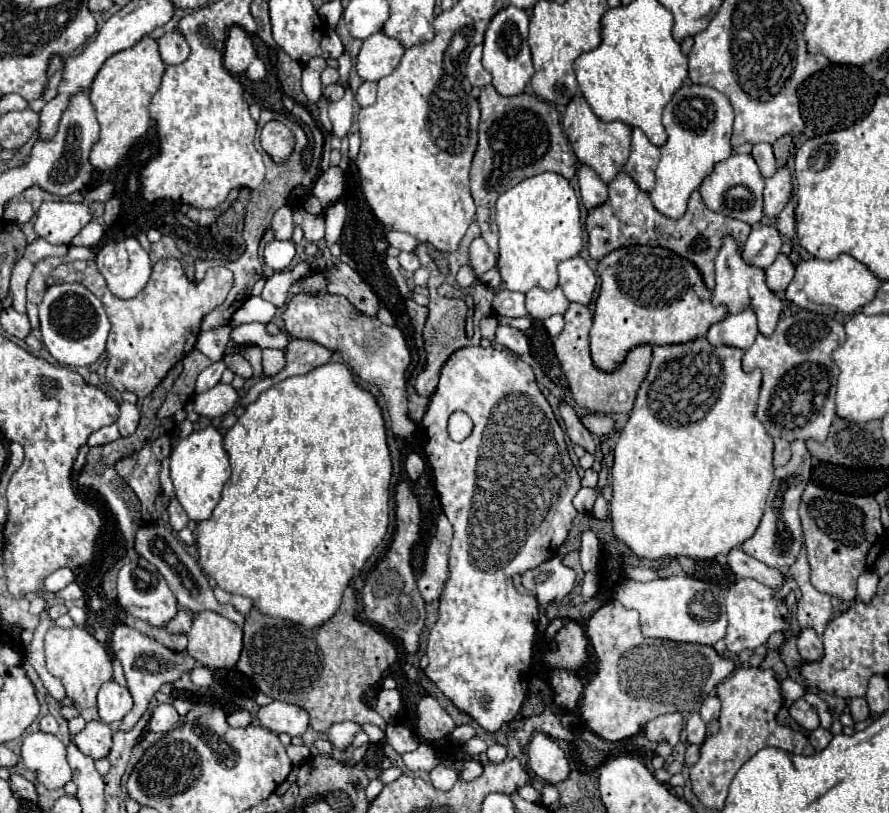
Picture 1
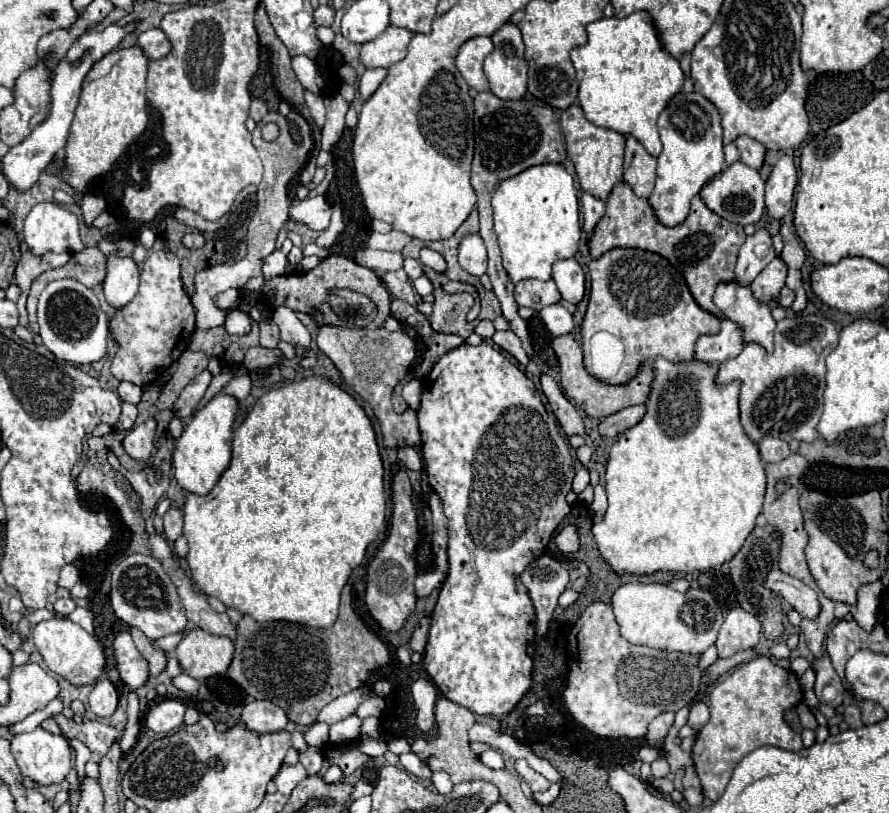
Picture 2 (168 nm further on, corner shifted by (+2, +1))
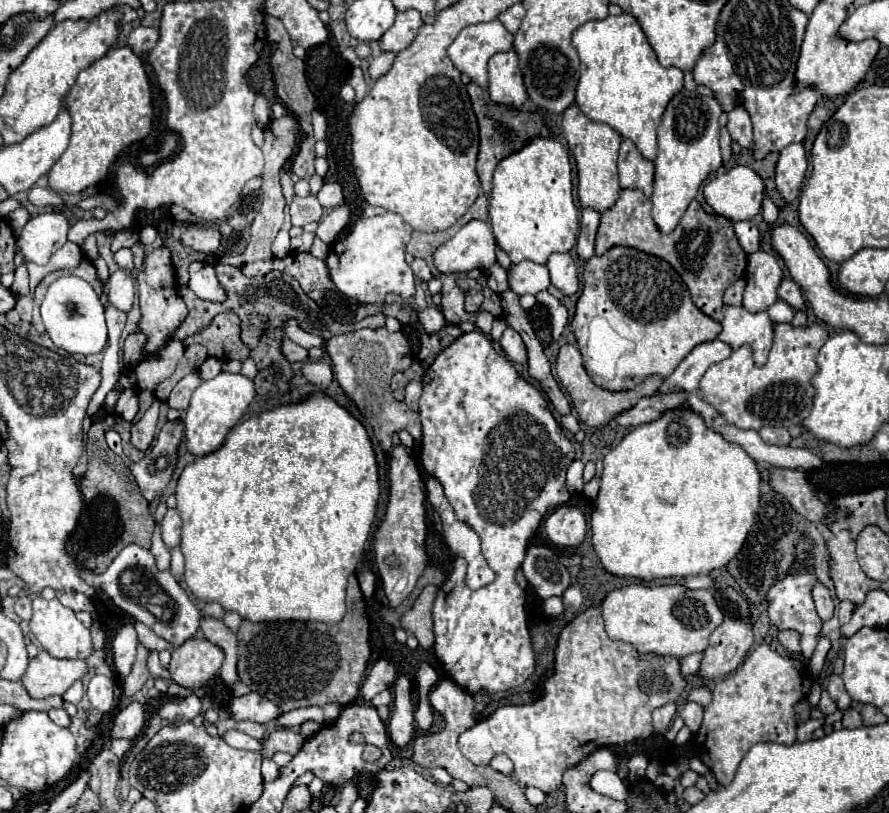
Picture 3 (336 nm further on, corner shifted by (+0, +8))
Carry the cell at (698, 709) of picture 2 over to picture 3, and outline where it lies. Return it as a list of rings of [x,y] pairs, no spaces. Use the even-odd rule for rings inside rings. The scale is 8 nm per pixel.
[[[688,702],[688,704],[684,706],[684,710],[682,710],[680,716],[682,716],[684,724],[692,730],[692,734],[698,732],[700,722],[702,722],[702,714],[704,714],[704,708],[702,708],[700,704],[696,704],[696,702]]]

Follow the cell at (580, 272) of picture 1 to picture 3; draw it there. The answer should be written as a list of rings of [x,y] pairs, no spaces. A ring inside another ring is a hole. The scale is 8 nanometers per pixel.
[[[552,254],[546,262],[552,278],[552,286],[556,286],[566,296],[576,294],[580,288],[578,266],[570,254]]]

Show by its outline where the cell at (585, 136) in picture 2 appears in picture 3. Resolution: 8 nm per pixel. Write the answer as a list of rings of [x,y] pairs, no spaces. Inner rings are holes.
[[[572,104],[564,112],[562,130],[564,130],[564,138],[568,140],[568,146],[576,158],[576,166],[578,166],[578,198],[580,198],[580,204],[584,208],[590,206],[598,212],[608,210],[616,202],[616,198],[622,190],[618,186],[618,168],[616,168],[618,146],[622,142],[620,134],[614,128],[610,128],[608,124],[592,122],[588,116],[584,116],[584,112],[576,104]]]

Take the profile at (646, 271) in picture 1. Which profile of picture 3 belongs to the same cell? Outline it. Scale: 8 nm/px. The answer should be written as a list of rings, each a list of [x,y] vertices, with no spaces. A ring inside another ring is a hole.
[[[614,246],[602,256],[592,256],[584,268],[584,288],[578,298],[576,316],[572,328],[578,340],[578,348],[584,356],[584,368],[590,378],[606,390],[630,390],[638,386],[646,376],[670,376],[672,370],[690,354],[690,350],[702,342],[718,338],[720,322],[706,316],[690,298],[690,292],[678,272],[652,254],[636,248]]]

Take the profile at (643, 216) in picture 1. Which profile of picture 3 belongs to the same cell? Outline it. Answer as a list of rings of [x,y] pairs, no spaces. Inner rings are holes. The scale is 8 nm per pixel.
[[[636,188],[622,190],[616,204],[600,218],[596,234],[596,256],[602,256],[612,246],[632,246],[670,262],[686,282],[694,304],[718,322],[722,320],[722,296],[726,288],[744,274],[748,264],[748,254],[742,250],[728,218],[708,214],[698,200],[692,200],[676,230],[662,234],[650,216],[650,198]]]

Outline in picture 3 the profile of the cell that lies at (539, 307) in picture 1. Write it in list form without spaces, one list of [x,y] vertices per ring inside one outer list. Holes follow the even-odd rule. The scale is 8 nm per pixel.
[[[524,260],[520,264],[512,264],[508,284],[516,294],[538,294],[550,288],[550,274],[546,266]]]

